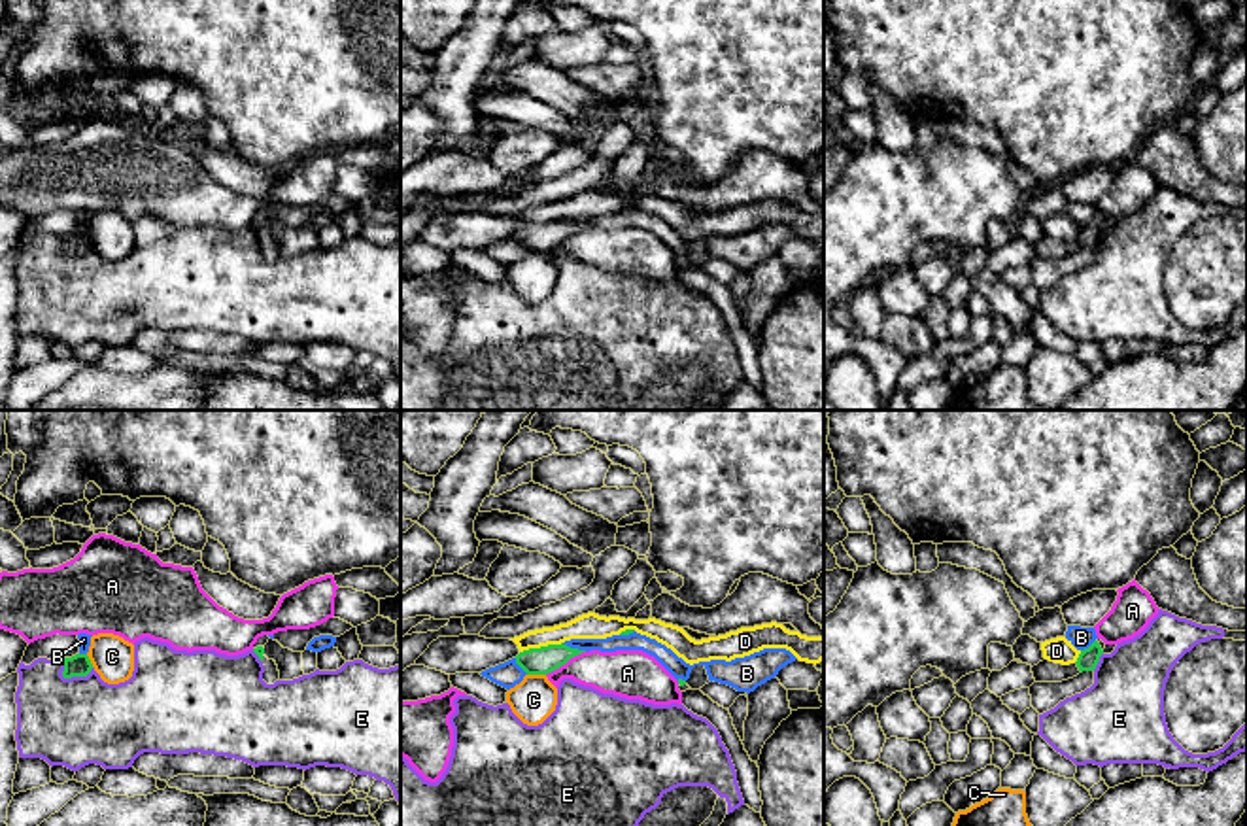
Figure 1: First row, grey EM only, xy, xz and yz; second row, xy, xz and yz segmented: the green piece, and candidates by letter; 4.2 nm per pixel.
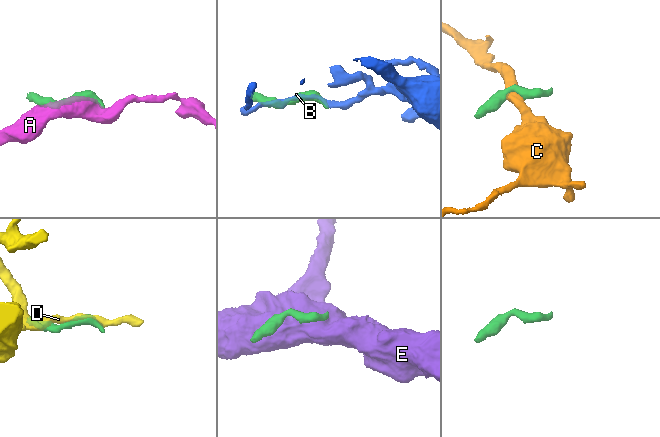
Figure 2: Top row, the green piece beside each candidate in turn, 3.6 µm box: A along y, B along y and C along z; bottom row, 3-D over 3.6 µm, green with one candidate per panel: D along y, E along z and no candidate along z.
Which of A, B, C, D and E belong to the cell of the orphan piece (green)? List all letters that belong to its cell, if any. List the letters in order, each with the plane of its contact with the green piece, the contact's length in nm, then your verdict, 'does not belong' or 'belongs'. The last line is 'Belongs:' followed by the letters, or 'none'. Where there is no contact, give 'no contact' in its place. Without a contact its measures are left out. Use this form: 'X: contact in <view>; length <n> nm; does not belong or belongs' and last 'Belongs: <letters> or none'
A: contact in xz; length 200 nm; does not belong
B: contact in xz; length 120 nm; does not belong
C: contact in xz; length 80 nm; does not belong
D: contact in xz; length 190 nm; does not belong
E: contact in xy; length 150 nm; does not belong
Belongs: none

